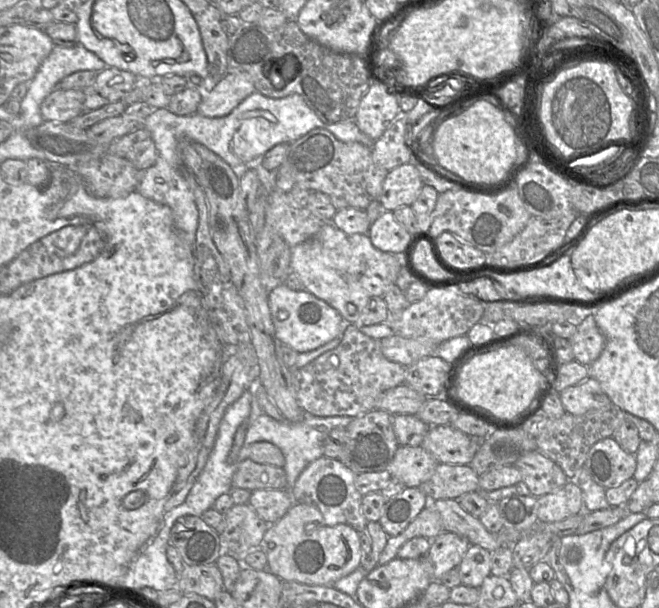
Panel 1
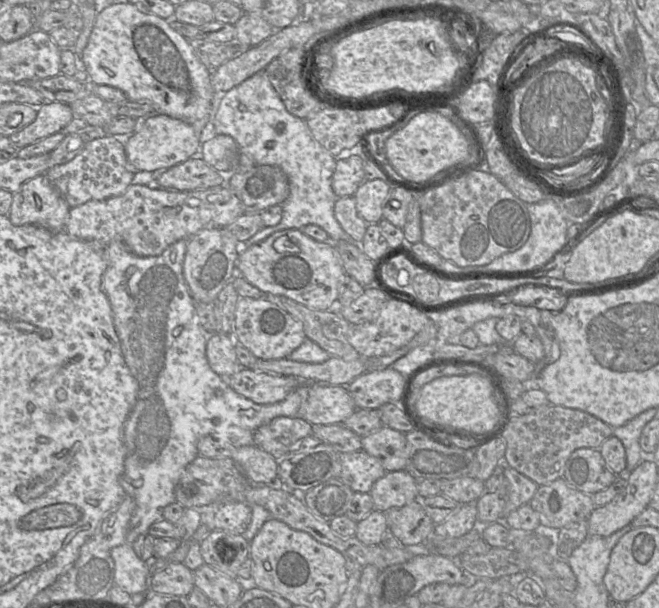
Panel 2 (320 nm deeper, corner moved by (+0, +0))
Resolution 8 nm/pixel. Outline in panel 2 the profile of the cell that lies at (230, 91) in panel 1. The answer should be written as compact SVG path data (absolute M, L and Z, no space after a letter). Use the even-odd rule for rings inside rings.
M162 114L143 119L139 128L126 137L124 141L128 162L136 172L161 172L199 155L202 144L202 134L195 130L192 125L184 121Z

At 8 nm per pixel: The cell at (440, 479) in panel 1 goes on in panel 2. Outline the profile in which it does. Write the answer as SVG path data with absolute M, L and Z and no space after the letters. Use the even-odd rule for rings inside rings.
M405 470L387 472L369 491L374 510L386 512L420 499L417 484Z

